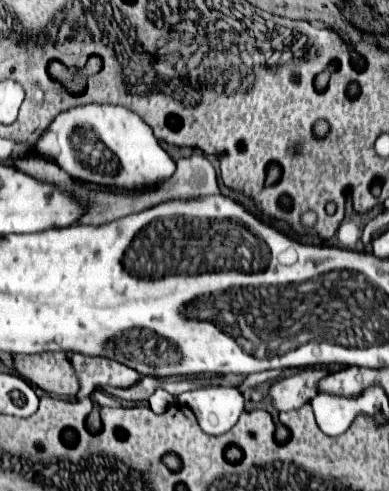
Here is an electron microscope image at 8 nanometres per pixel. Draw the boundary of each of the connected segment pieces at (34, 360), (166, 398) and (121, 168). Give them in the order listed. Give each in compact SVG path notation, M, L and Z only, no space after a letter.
M12 354L14 370L48 394L74 398L80 382L66 354Z
M158 388L156 394L150 396L150 408L152 408L152 412L156 412L156 414L162 414L170 404L172 404L172 398L170 398L170 394L164 392L162 388Z
M88 104L62 112L42 134L34 154L56 162L76 180L128 192L150 188L176 172L176 162L154 138L152 128L136 112L114 104Z

